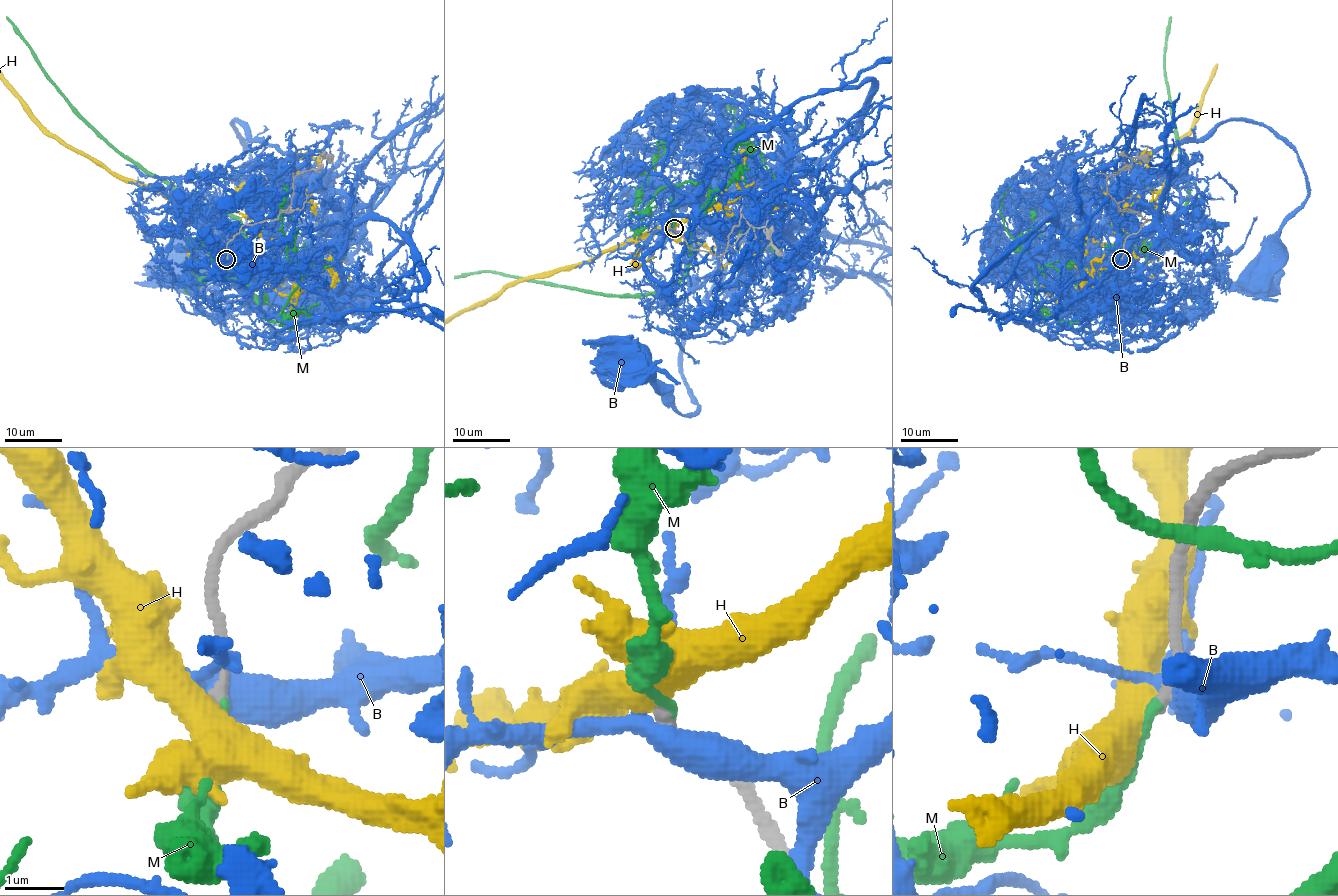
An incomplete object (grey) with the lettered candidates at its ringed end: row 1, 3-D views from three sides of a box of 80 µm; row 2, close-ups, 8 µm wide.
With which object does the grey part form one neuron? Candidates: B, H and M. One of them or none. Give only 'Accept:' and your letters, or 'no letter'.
Accept: no letter

